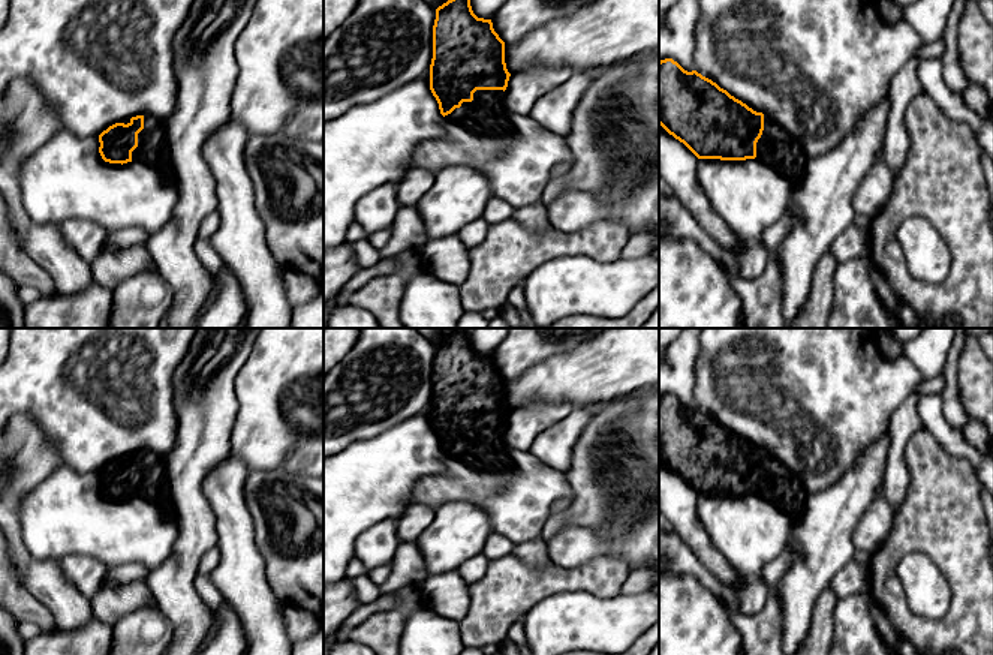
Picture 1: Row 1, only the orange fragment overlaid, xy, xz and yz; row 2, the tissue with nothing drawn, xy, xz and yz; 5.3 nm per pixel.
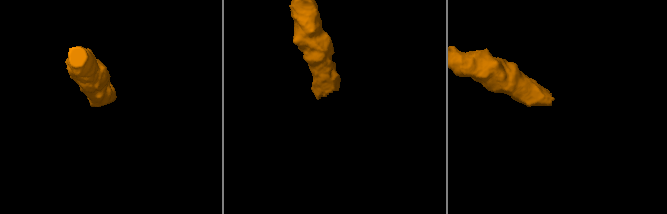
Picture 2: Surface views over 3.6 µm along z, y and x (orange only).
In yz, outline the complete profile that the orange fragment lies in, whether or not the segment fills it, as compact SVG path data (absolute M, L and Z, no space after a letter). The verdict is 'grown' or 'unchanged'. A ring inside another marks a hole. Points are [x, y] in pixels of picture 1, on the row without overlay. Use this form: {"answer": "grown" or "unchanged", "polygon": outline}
{"answer": "grown", "polygon": "M672 394L659 397L659 460L698 495L758 495L785 513L791 525L801 517L809 495L803 480L788 466L696 406L684 406Z"}

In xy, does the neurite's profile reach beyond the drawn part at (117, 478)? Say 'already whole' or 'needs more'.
needs more

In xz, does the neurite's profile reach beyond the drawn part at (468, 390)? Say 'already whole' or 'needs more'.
needs more

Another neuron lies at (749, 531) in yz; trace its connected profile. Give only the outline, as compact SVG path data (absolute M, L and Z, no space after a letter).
M698 495L696 514L711 544L749 580L788 546L791 520L758 495Z

